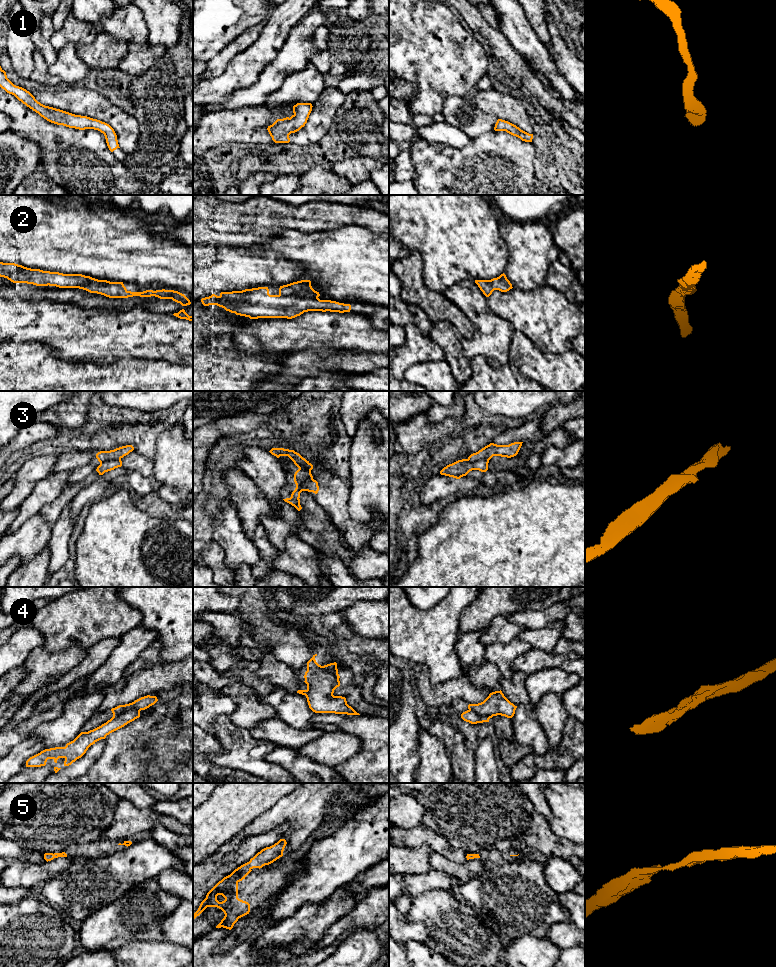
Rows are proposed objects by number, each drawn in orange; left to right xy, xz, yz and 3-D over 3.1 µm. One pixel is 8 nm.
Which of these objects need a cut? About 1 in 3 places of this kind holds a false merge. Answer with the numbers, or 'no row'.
3, 4

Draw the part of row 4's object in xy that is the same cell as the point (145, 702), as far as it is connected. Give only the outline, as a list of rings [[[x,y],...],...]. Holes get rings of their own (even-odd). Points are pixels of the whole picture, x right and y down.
[[[147,695],[147,696],[144,696],[144,697],[141,697],[135,700],[132,703],[125,704],[125,705],[119,705],[115,708],[112,708],[111,711],[113,713],[113,717],[116,717],[131,709],[137,709],[140,711],[145,710],[149,708],[150,706],[154,705],[157,701],[158,699],[156,696]]]

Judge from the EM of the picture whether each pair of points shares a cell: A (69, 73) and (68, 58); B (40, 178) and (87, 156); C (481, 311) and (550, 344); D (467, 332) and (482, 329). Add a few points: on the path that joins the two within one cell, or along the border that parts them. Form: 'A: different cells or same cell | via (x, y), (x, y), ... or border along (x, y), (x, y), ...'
A: same cell | via (70, 69), (69, 62)
B: different cells | border along (47, 176), (58, 184)
C: different cells | border along (493, 312), (504, 318), (514, 330)
D: different cells | border along (461, 311), (474, 326), (474, 335), (470, 339)

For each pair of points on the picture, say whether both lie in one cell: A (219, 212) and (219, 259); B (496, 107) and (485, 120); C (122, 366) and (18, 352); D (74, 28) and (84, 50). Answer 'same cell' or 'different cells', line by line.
A: different cells
B: different cells
C: same cell
D: different cells

